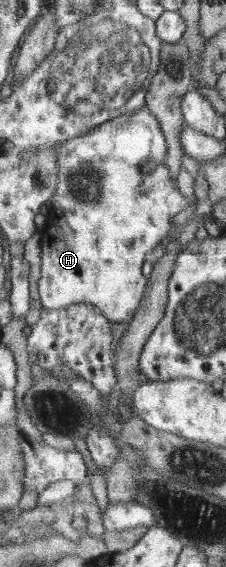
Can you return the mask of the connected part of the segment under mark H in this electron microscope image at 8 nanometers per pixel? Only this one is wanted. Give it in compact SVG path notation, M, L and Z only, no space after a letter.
M147 107L100 124L99 127L95 127L88 135L61 143L61 146L57 149L57 152L59 152L58 169L60 169L60 172L58 172L58 186L54 192L52 206L50 206L48 214L48 219L50 219L50 240L42 242L44 254L41 257L38 292L41 300L40 304L43 307L51 309L68 308L76 303L90 303L98 307L100 312L106 315L106 318L118 323L131 322L136 316L136 311L142 305L144 293L146 293L148 288L148 278L142 274L144 260L170 234L172 224L174 224L171 222L171 219L187 206L187 198L178 187L178 182L172 178L170 168L166 164L167 149L167 141L164 130L161 128L160 120Z

